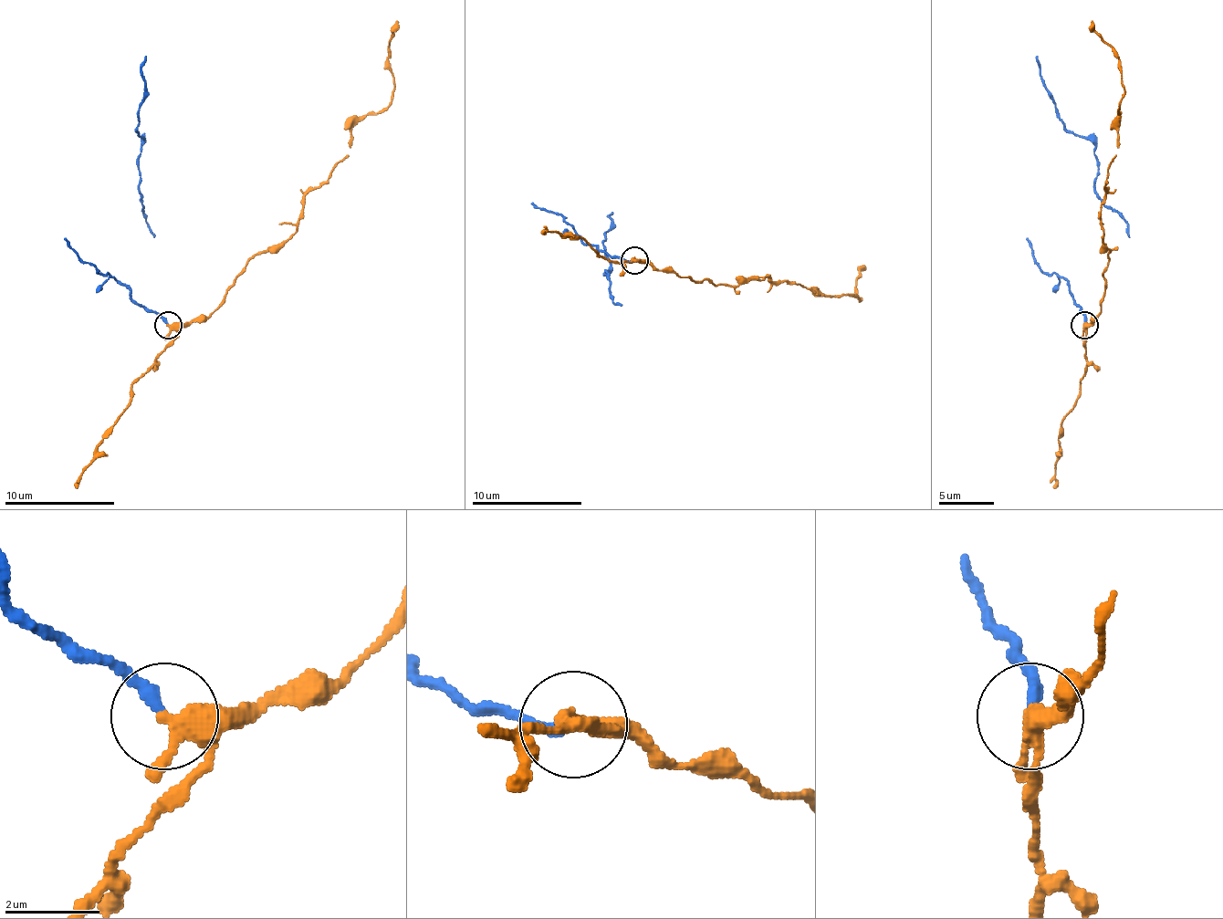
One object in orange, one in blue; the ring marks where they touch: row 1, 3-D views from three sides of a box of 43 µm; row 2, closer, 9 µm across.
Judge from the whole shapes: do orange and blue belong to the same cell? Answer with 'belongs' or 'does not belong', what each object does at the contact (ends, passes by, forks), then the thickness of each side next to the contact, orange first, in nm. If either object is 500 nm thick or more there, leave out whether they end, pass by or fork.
does not belong; orange forks; blue ends; calibres 260 and 260 nm

